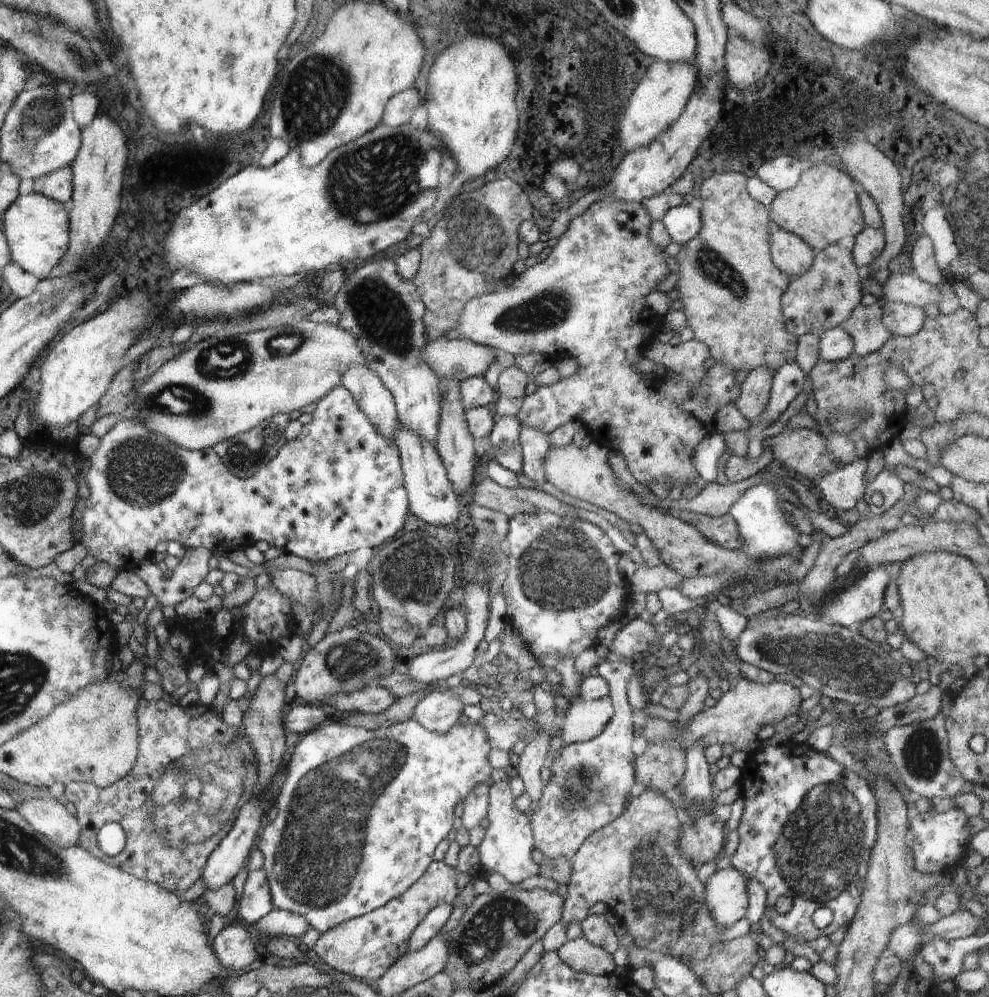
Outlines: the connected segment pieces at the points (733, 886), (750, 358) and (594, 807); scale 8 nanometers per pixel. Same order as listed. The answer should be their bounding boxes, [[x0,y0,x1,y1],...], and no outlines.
[[706,867,749,930],[674,172,797,375],[530,657,638,861]]

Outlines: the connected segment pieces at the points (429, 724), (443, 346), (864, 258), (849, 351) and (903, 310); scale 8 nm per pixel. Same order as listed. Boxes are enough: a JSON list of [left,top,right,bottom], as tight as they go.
[[410,691,463,734],[422,337,498,383],[852,228,885,269],[818,325,855,362],[882,303,925,336]]

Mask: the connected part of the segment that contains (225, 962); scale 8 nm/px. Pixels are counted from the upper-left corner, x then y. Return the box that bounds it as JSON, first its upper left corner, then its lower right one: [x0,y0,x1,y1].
[211,921,259,971]

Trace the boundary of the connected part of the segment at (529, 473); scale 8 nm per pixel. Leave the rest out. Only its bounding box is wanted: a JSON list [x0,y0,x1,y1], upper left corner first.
[520,424,550,486]

